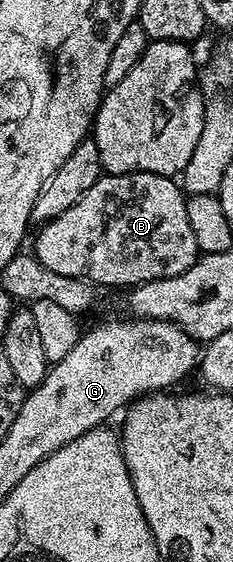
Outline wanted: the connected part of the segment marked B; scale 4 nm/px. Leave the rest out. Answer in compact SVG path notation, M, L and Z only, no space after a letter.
M127 172L121 176L101 175L100 180L94 182L94 186L90 186L90 190L86 190L86 194L82 194L82 198L78 198L78 202L74 202L74 206L70 206L70 210L66 210L66 214L58 214L58 218L39 225L37 232L40 233L36 236L34 255L38 262L42 262L42 266L46 266L46 270L54 270L54 274L80 276L84 280L91 280L93 284L101 286L107 286L107 284L135 286L151 280L177 276L190 270L190 266L194 266L194 262L201 255L198 242L194 242L194 230L190 227L190 217L186 214L186 193L183 187L173 177L160 176L156 172Z

